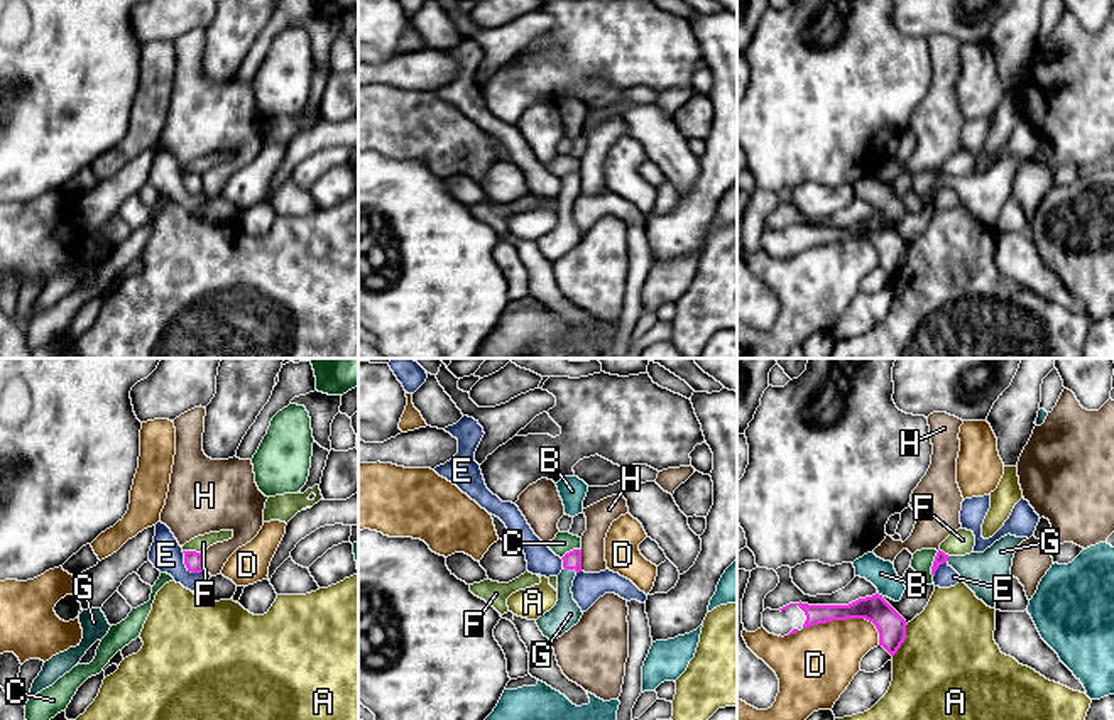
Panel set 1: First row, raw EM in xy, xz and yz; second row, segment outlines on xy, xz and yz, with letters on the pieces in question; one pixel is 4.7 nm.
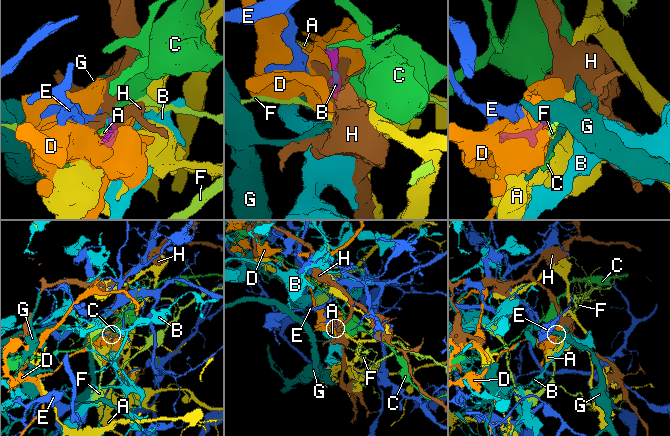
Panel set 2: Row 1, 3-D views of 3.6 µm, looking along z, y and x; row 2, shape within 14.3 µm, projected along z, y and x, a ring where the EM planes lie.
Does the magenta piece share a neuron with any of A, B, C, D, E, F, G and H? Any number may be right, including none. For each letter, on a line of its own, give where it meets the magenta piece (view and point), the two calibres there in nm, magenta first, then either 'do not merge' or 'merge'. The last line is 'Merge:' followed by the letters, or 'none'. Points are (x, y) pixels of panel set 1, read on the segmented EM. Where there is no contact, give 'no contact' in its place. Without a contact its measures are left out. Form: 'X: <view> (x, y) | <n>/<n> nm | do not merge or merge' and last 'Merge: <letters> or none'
A: yz (903, 641) | 140/500 nm | do not merge
B: yz (881, 595) | 140/130 nm | do not merge
C: yz (933, 563) | 60/100 nm | do not merge
D: yz (849, 617) | 140/340 nm | do not merge
E: xy (188, 568) | 90/160 nm | do not merge
F: xy (193, 551) | 90/80 nm | do not merge
G: xz (570, 568) | 90/140 nm | merge
H: xz (580, 560) | 90/130 nm | do not merge
Merge: G

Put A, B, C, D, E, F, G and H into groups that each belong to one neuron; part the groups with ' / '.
A / B / C / D / E / F / G / H

